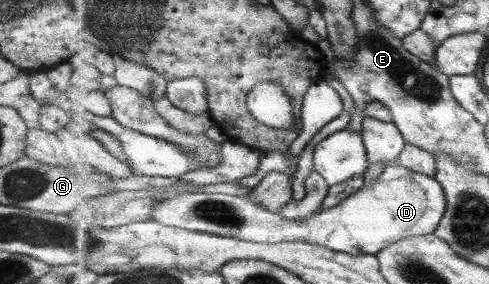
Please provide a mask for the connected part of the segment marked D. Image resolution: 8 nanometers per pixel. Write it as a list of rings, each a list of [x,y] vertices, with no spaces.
[[[396,162],[385,167],[375,183],[369,183],[359,189],[354,195],[333,208],[327,208],[323,212],[312,213],[297,219],[286,219],[278,213],[267,211],[258,204],[245,197],[228,194],[187,193],[187,195],[175,195],[171,199],[165,199],[152,211],[151,217],[171,227],[182,227],[189,231],[201,231],[215,235],[231,236],[250,242],[279,243],[292,241],[308,241],[316,243],[333,251],[345,252],[351,255],[378,255],[378,253],[405,238],[417,235],[429,235],[435,233],[443,216],[446,214],[446,192],[442,183],[435,177],[415,173],[407,167],[401,167]]]

